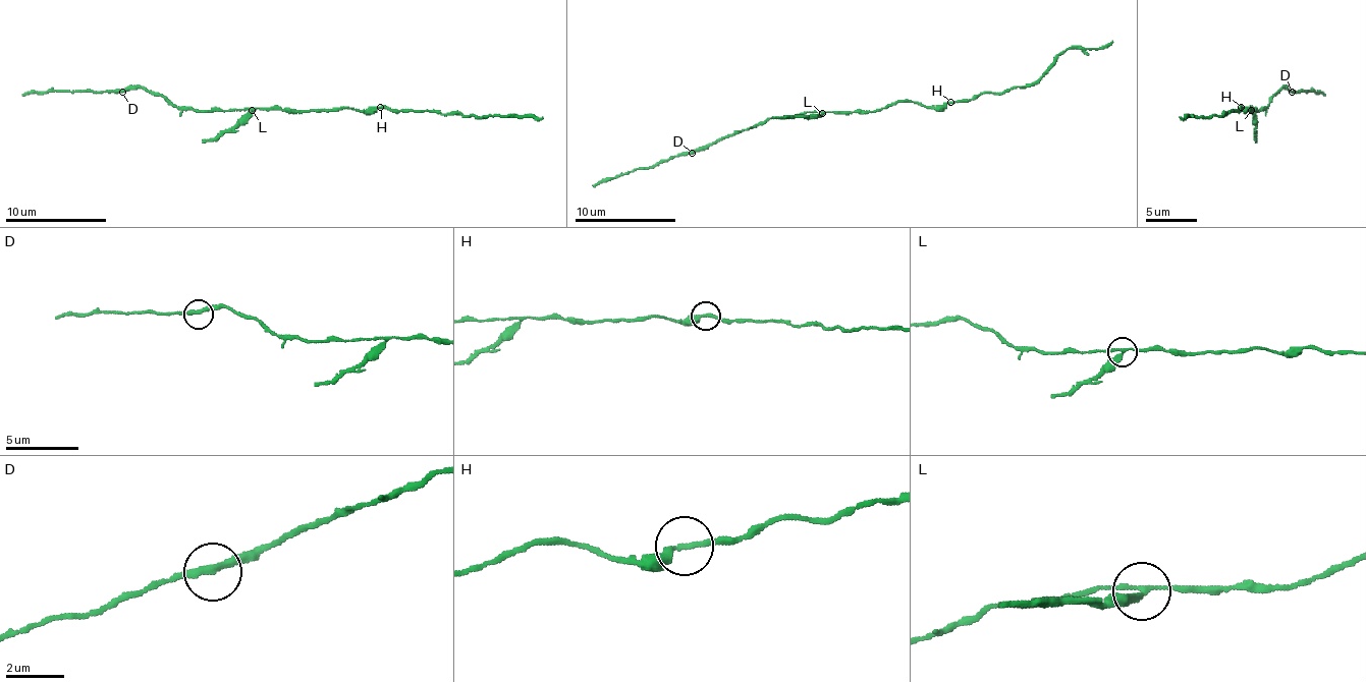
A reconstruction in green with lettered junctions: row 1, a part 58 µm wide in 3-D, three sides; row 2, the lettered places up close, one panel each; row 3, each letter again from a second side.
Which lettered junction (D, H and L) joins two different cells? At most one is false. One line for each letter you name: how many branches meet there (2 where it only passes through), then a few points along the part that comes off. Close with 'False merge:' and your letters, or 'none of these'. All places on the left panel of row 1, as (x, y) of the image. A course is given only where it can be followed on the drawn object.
L: branches 3; course (251, 110), (231, 127), (203, 143)
False merge: L

